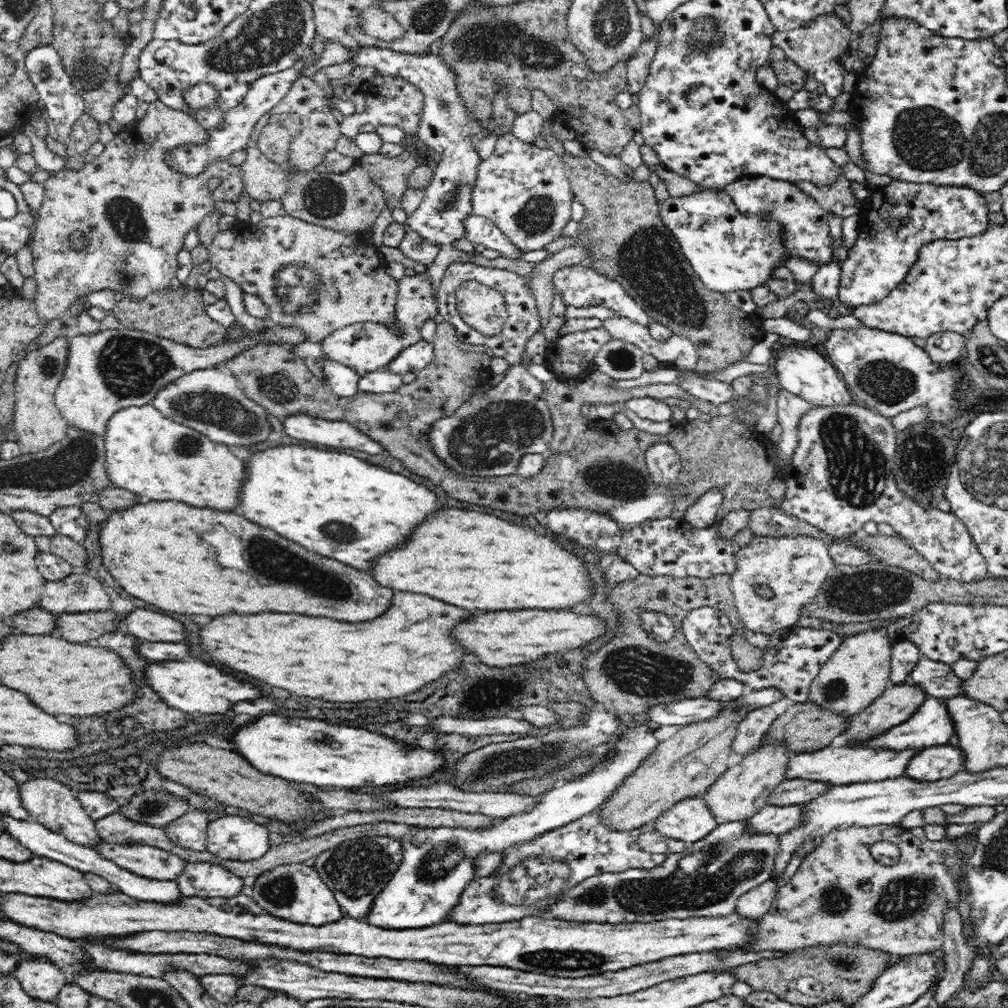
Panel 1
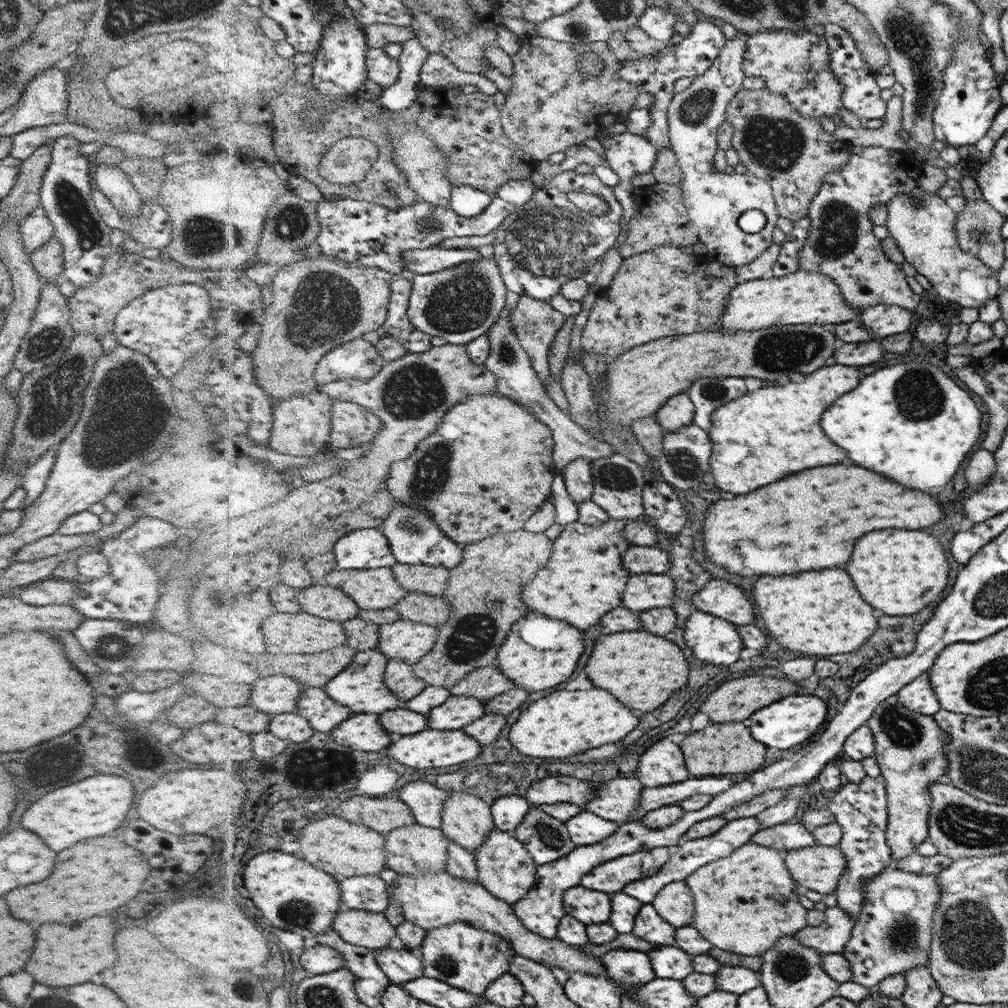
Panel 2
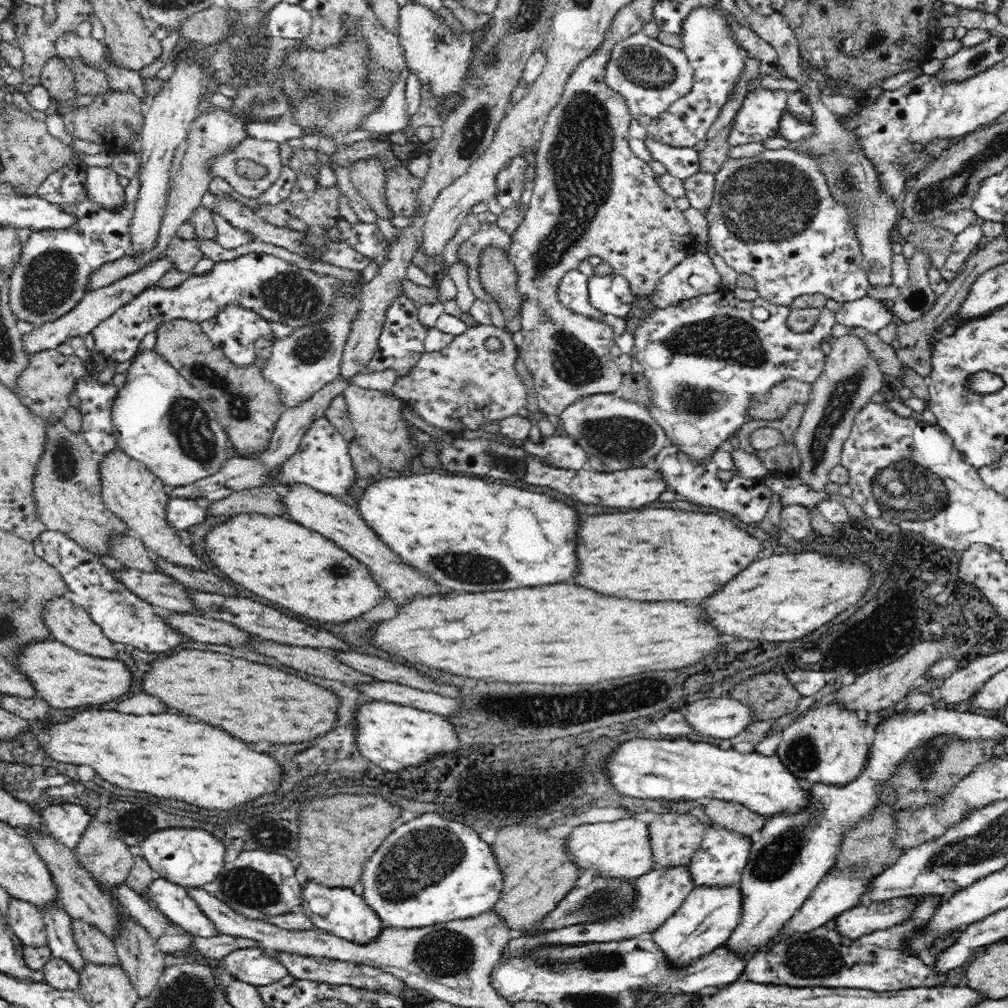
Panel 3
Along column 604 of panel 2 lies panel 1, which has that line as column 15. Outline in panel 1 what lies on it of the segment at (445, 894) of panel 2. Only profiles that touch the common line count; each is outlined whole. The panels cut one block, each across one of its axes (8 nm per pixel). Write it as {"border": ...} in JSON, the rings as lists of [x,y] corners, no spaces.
{"border":[[[22,958],[13,975],[32,998],[40,998],[44,1002],[56,1003],[58,992],[68,982],[60,967],[42,958]]]}

